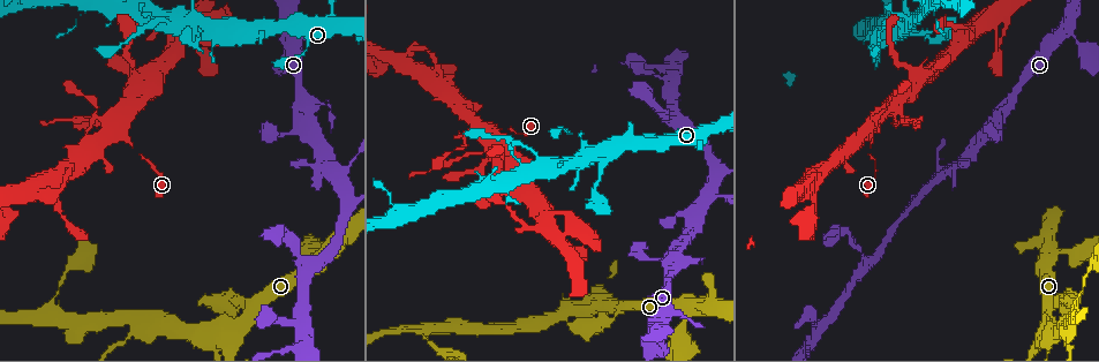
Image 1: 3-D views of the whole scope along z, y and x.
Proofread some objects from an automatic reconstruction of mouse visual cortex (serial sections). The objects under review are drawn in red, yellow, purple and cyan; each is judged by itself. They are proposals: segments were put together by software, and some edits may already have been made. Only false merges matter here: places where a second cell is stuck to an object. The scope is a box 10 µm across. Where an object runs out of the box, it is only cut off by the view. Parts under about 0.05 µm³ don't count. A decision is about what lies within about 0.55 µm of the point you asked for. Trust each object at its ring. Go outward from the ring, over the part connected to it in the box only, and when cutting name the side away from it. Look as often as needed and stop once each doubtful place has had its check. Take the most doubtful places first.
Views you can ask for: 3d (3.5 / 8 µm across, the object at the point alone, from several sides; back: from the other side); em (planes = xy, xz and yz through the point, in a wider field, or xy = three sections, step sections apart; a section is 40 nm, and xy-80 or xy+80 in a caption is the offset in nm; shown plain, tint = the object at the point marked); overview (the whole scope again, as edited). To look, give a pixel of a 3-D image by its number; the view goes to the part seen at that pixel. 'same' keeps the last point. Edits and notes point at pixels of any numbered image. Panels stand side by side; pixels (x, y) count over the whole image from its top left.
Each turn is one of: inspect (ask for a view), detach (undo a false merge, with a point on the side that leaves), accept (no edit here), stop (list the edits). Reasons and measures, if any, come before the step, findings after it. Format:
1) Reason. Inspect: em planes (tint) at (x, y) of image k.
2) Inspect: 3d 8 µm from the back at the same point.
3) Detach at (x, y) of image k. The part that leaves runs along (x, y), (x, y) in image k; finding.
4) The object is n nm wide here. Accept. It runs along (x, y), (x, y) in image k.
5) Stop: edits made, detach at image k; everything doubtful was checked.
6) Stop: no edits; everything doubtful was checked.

Three-way junction. Inspect: 3d 8 µm at (955, 164) of image 1.

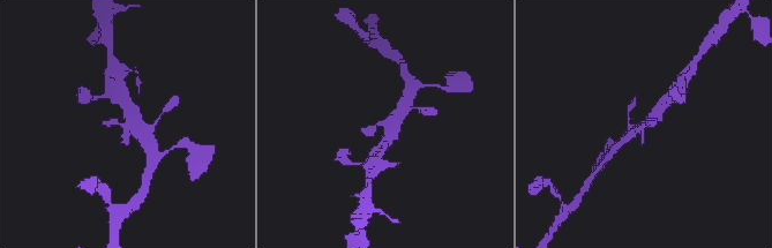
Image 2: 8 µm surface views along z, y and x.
Inspect: 3d 3.5 µm at the same point.

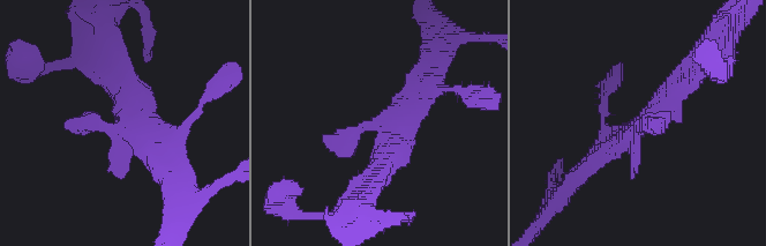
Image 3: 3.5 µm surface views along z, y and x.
Inspect: em xy step 5 (tint) at (638, 128) of image 3.

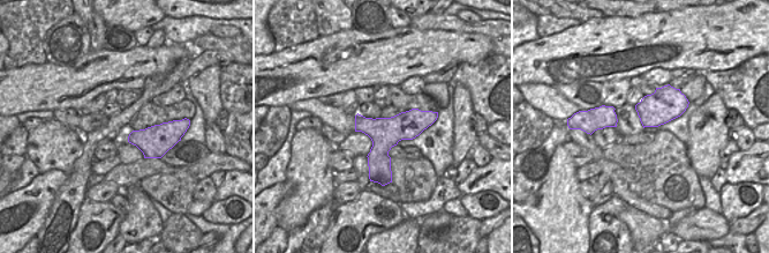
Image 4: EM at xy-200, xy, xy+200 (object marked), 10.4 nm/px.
The object is 320 nm wide here. Accept. It runs along (688, 74), (584, 173) in image 3; one cell here.

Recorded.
Thin arm on a thick one. Inspect: 3d 3.5 µm at (519, 324) of image 1.

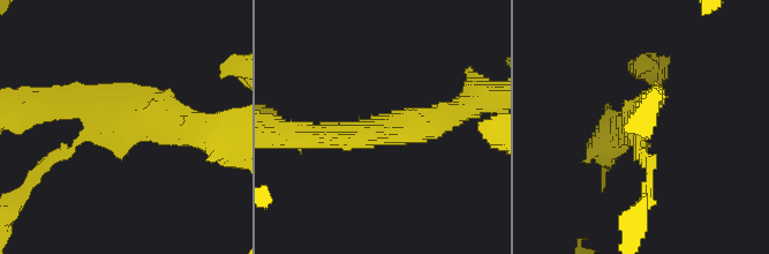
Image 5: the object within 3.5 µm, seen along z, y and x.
3 arms meet here; the arms are 150, 250, 350 nm wide; need the tissue. Inspect: em xy step 1 (tint) at (382, 131) of image 5.

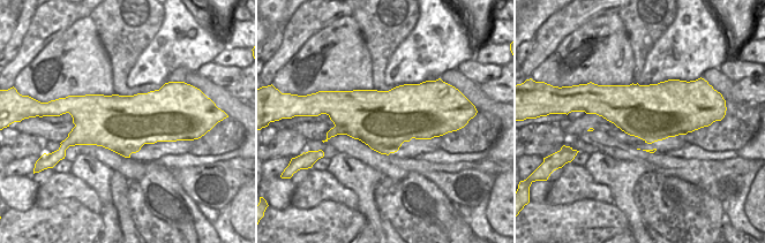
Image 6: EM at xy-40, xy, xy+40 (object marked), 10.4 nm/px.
The object is 600 nm wide here. Accept. It runs along (197, 126), (48, 102) in image 5; all the same cell.

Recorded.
Inspect: 3d 3.5 µm from the back at (55, 312) of image 1.

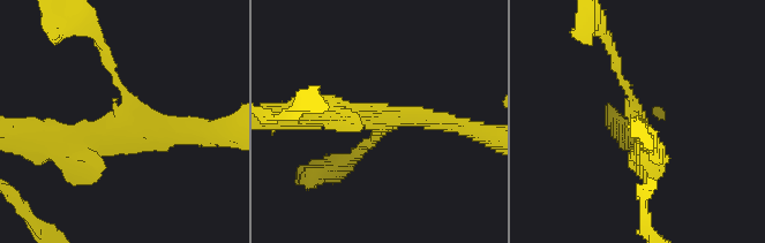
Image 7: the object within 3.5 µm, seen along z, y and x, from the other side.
Now the EM. Inspect: em xy step 2 (plain) at (120, 121) of image 7.

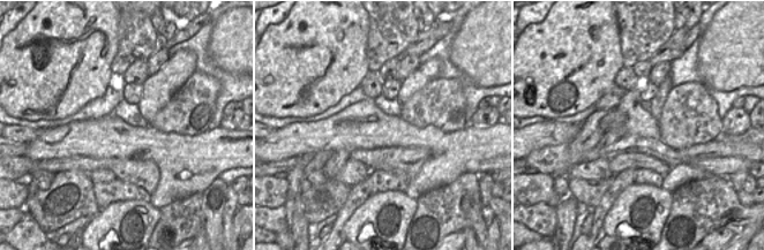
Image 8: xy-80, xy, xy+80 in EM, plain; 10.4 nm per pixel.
Where the object lies. Inspect: em xy step 2 (tint) at the same point.

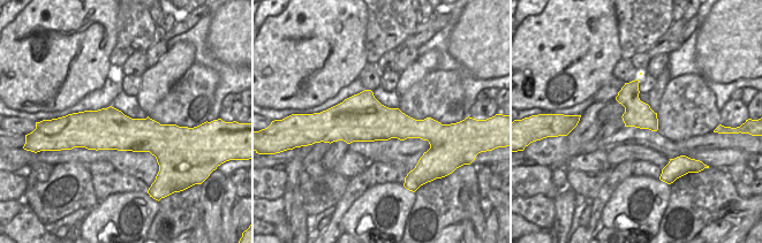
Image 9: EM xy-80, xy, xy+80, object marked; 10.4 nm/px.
Accept. It runs along (46, 142), (125, 114), (106, 58) in image 7; continuous, no second cell.

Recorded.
Stop: no edits; everything doubtful was checked.

